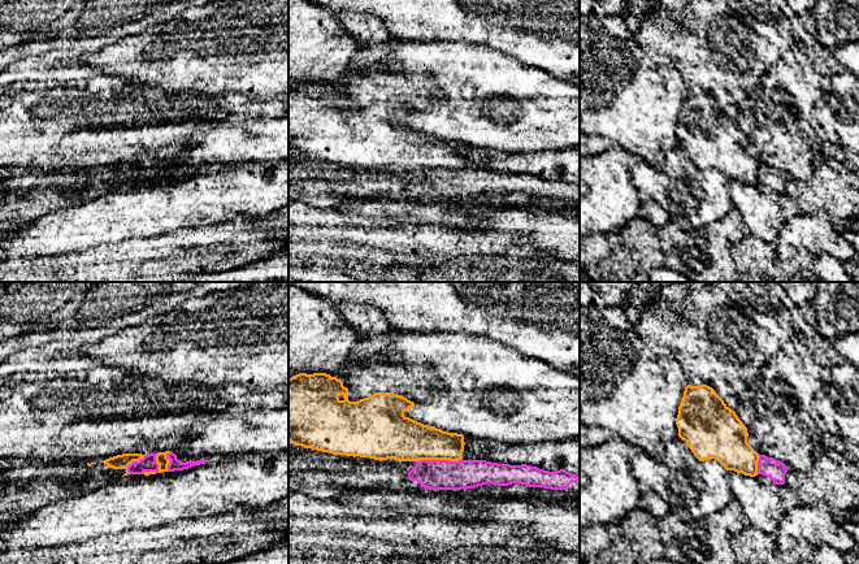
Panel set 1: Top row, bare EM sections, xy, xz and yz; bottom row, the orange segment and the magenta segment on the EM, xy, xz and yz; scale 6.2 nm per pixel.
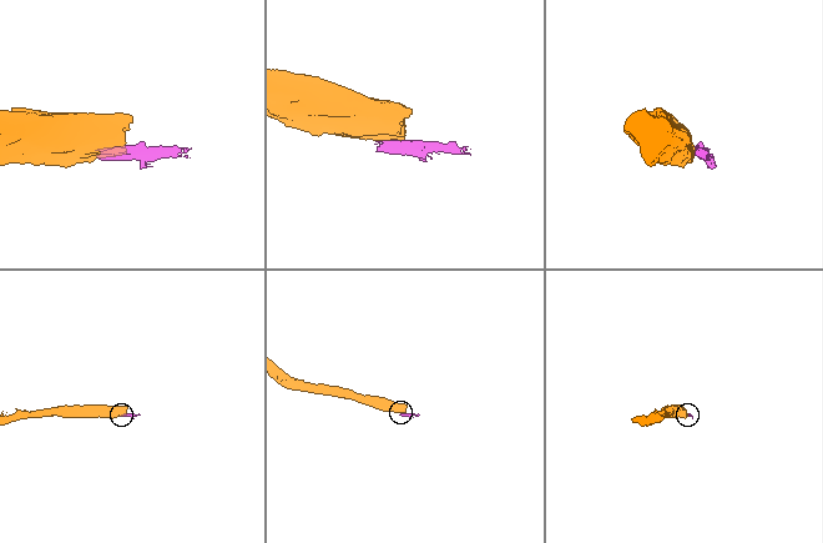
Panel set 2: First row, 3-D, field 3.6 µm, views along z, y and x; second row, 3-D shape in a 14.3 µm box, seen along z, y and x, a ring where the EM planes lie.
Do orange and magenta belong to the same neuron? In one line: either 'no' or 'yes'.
no

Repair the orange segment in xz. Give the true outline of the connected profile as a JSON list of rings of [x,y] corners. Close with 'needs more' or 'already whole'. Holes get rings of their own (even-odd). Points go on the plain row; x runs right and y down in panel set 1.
[[[299,82],[288,87],[288,149],[295,155],[333,164],[360,165],[374,169],[394,168],[399,170],[420,169],[482,169],[465,153],[463,143],[448,142],[428,135],[404,125],[415,112],[394,101],[376,101],[357,110],[348,109],[348,97],[337,86],[326,82]]]; needs more

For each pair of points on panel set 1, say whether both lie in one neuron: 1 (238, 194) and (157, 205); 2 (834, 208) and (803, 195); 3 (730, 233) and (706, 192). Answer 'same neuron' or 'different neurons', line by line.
1: same neuron
2: same neuron
3: different neurons

